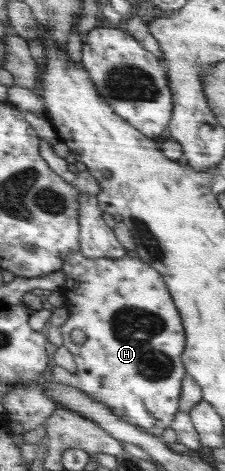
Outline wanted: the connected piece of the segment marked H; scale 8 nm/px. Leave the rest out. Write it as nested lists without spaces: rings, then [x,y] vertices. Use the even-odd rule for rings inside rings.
[[[132,252],[114,261],[107,258],[84,259],[80,253],[68,255],[63,259],[60,270],[65,275],[65,281],[57,290],[65,297],[63,306],[67,308],[68,319],[59,331],[63,336],[63,346],[73,355],[75,371],[70,373],[63,368],[53,367],[50,375],[55,380],[65,382],[96,401],[112,407],[113,413],[120,419],[162,437],[180,411],[178,402],[185,375],[181,357],[186,342],[179,311],[167,291],[163,277],[151,265],[143,265],[143,261]],[[135,311],[147,311],[157,315],[135,315]],[[73,329],[81,329],[87,339],[81,344],[75,344],[69,336]]]

